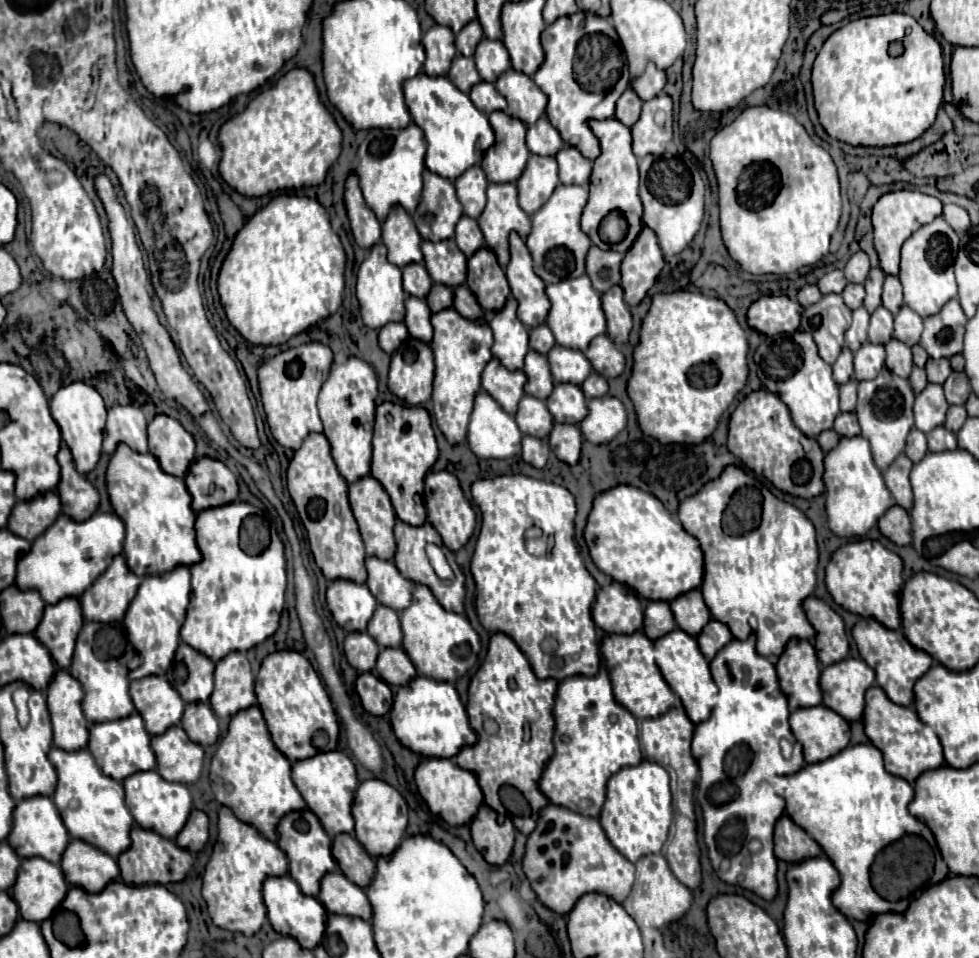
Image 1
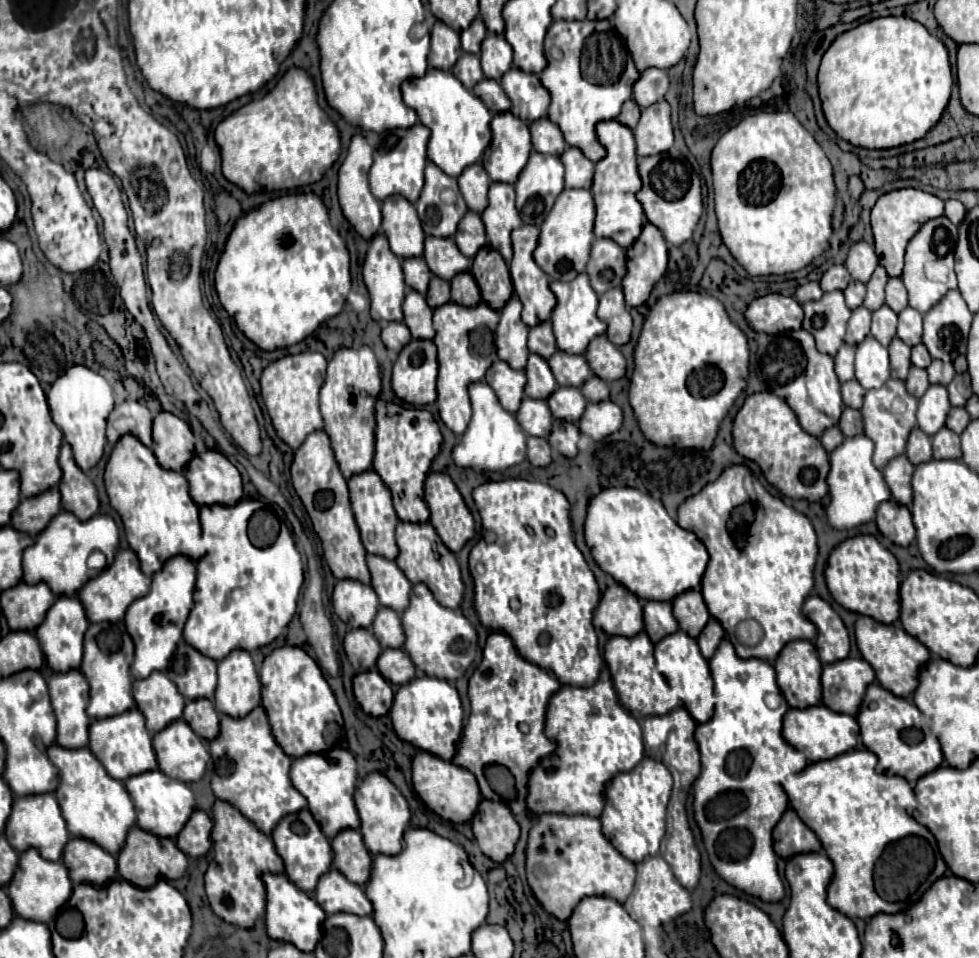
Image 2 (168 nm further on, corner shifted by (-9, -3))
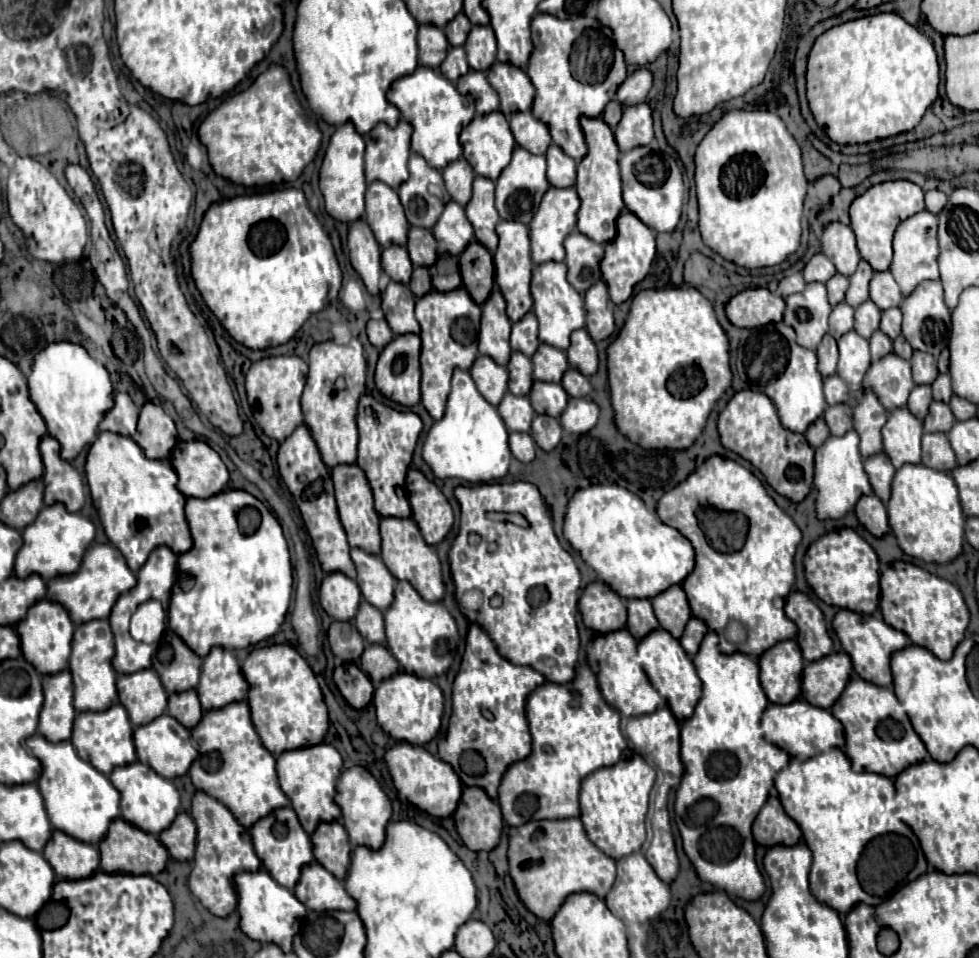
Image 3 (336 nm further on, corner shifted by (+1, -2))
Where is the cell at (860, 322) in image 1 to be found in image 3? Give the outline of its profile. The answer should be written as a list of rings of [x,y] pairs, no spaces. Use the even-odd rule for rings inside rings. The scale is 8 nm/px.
[[[839,303],[839,305],[833,309],[831,317],[829,317],[829,333],[831,333],[835,339],[839,339],[841,335],[849,333],[849,331],[853,329],[853,323],[855,323],[853,315],[855,315],[855,309],[853,309],[851,305]]]

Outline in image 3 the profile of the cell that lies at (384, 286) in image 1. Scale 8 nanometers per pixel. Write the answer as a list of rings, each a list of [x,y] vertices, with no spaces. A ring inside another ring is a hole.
[[[359,219],[349,227],[349,261],[361,275],[367,291],[371,295],[379,295],[379,277],[383,273],[381,249],[375,235],[371,235],[371,227],[367,227],[365,219]]]

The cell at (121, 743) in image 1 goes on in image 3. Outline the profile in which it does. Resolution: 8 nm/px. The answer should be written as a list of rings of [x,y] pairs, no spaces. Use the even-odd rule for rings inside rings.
[[[111,705],[107,711],[99,713],[79,713],[75,717],[75,727],[73,727],[73,737],[71,743],[75,743],[75,749],[83,759],[87,759],[93,767],[99,767],[105,775],[111,775],[115,767],[135,763],[135,743],[133,743],[133,727],[131,721],[127,719],[127,711],[123,705]]]

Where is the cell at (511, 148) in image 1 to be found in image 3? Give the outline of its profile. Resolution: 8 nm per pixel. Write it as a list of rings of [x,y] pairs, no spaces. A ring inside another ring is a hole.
[[[493,111],[491,115],[477,115],[461,133],[461,145],[463,145],[463,155],[473,167],[477,175],[483,175],[487,179],[497,179],[501,171],[509,165],[511,153],[515,149],[515,137],[511,133],[509,121],[501,111]]]

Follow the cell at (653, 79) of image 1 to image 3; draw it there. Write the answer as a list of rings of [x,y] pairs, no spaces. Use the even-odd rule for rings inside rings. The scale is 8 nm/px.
[[[637,69],[621,83],[621,87],[617,91],[617,101],[625,107],[643,103],[651,85],[653,85],[651,71],[649,69]]]

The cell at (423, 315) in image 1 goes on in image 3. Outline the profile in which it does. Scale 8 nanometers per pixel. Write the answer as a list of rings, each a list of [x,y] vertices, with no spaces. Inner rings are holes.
[[[389,281],[387,289],[381,295],[381,307],[385,311],[385,319],[395,335],[405,333],[421,333],[421,327],[415,319],[415,297],[411,295],[411,289],[403,283]],[[391,311],[391,319],[389,319]]]

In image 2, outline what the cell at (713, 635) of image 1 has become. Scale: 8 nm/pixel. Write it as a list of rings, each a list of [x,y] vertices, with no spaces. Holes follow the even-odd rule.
[[[709,620],[707,622],[707,626],[703,628],[703,632],[697,636],[697,644],[699,644],[699,648],[701,648],[701,654],[709,660],[711,656],[713,656],[713,652],[717,650],[717,644],[723,640],[723,628],[721,628],[721,624],[717,622],[717,620]]]

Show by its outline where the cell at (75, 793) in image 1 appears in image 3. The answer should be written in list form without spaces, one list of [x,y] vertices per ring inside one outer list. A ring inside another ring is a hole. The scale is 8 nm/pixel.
[[[33,735],[27,739],[27,747],[43,765],[37,787],[43,795],[51,825],[59,831],[67,831],[67,835],[75,835],[75,839],[83,839],[83,843],[99,845],[103,835],[107,835],[109,823],[117,819],[121,811],[119,791],[111,785],[109,777],[83,761],[75,753],[71,741],[49,743],[41,735]]]

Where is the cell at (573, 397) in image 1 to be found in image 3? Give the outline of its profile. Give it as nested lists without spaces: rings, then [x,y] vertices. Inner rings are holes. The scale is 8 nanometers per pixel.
[[[535,381],[533,389],[529,393],[531,405],[537,413],[545,413],[551,417],[559,417],[569,401],[567,391],[563,389],[563,385],[557,383],[543,383],[543,381]]]

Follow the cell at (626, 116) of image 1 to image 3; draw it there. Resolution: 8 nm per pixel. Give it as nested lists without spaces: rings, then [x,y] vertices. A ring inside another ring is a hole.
[[[611,101],[607,107],[605,107],[605,111],[603,111],[603,121],[611,127],[611,129],[615,129],[617,125],[619,125],[619,119],[623,117],[623,107],[621,107],[621,103],[619,101]]]

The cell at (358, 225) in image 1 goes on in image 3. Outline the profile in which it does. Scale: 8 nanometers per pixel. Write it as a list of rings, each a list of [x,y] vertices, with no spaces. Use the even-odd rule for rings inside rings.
[[[351,123],[341,125],[335,135],[329,141],[321,173],[319,173],[319,187],[325,197],[325,209],[327,213],[343,223],[353,223],[355,219],[363,217],[365,211],[365,175],[363,175],[363,155],[365,155],[365,141],[355,131]]]

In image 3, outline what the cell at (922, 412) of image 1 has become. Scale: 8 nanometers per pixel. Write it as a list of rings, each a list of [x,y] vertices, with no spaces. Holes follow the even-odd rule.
[[[915,385],[915,389],[913,389],[911,395],[909,395],[907,409],[909,409],[919,421],[923,421],[923,419],[927,417],[927,411],[929,411],[931,401],[933,401],[931,385]]]

